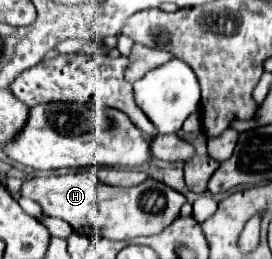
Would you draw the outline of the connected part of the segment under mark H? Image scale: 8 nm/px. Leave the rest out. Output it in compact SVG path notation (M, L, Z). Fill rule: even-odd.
M95 172L37 176L23 184L23 196L35 200L43 208L43 214L69 222L75 232L91 234L97 230L109 240L131 240L137 236L161 234L179 216L179 210L185 204L183 194L151 178L139 186L115 188L101 184Z

